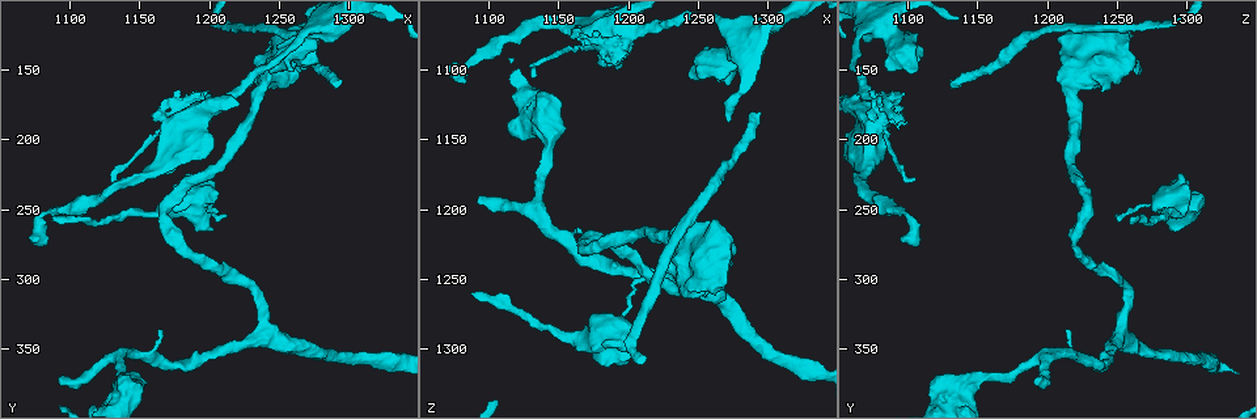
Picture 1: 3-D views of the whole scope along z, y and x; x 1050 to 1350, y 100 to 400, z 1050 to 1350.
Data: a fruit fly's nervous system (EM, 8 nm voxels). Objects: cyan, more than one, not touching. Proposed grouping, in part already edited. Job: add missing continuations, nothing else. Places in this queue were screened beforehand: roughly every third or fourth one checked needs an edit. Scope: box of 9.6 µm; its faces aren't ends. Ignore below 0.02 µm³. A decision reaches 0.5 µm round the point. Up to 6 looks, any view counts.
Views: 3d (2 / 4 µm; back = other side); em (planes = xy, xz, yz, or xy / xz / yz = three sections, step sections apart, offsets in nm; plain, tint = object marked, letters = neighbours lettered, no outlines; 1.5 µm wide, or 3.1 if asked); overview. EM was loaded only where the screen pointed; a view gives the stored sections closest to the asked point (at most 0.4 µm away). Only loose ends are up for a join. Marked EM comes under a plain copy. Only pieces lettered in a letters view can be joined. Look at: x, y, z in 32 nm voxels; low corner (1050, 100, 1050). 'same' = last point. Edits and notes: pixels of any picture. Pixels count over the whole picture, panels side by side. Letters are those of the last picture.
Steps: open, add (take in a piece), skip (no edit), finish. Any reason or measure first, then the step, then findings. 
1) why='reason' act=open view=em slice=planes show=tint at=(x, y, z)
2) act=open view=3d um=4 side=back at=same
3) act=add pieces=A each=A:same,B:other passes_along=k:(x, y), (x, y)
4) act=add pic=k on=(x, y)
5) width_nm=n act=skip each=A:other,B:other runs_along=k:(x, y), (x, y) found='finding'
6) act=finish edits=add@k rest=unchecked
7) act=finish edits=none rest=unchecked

why='thin end' act=open view=em slice=xy step=4 show=letters at=(1212, 254, 1248)

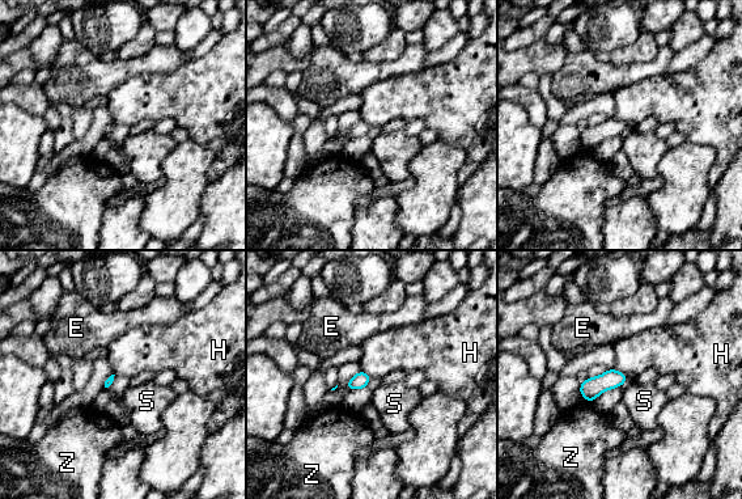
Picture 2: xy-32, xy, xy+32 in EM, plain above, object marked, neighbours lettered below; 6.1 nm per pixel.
longest_contact=H:110nm act=skip each=E:other,H:other,S:other,Z:other border=2:(614, 368), (620, 371), (627, 379) found='none of them fits'

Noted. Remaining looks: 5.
act=open view=em slice=xy step=8 show=letters at=(1184, 188, 1096)

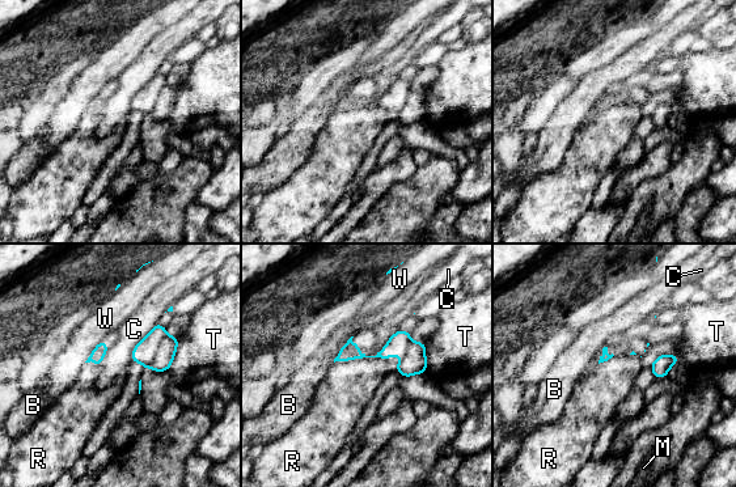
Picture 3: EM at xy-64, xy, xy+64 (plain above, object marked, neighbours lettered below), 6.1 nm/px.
longest_contact=R:320nm act=skip each=B:other,C:other,M:other,R:other,T:other,W:other border=3:(384, 359), (351, 358), (334, 363) found='none of them fits'

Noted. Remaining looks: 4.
act=open view=em slice=yz step=4 show=letters at=(1294, 156, 1128)

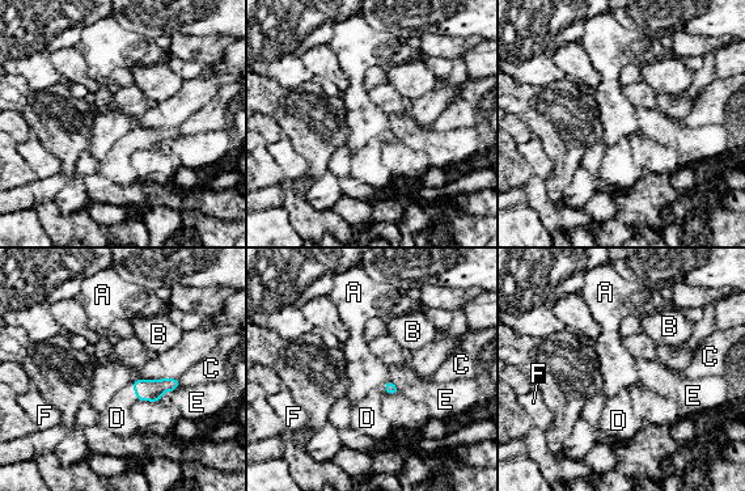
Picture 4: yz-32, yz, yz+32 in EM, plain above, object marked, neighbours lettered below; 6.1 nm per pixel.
act=add pic=4 on=(117, 418) each=A:other,B:other,C:other,D:same,E:other,F:other passes_along=4:(145, 390), (134, 389), (117, 418) found='the cell continues'

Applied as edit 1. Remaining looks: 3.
act=finish edits=add@4 rest=unchecked

